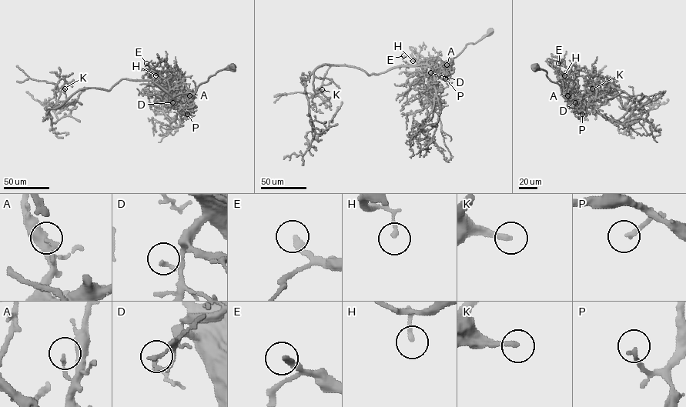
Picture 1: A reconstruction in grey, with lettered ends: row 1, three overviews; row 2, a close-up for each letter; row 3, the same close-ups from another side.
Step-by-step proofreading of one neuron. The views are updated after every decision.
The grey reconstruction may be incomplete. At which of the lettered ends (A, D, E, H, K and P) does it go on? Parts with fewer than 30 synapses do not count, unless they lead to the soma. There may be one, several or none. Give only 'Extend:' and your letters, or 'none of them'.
Extend: K

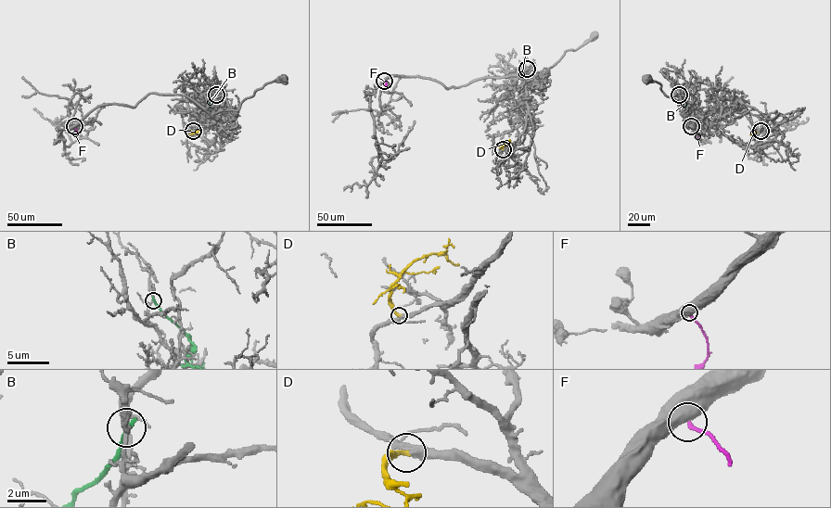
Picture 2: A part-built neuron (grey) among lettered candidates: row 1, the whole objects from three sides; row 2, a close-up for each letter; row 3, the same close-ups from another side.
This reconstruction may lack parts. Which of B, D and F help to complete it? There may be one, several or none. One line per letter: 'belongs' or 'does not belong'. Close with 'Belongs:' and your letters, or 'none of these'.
B: does not belong
D: belongs
F: does not belong
Belongs: D

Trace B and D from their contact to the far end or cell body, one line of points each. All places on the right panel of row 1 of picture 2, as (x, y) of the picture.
B: (679, 95), (689, 111)
D: (760, 131), (749, 134)

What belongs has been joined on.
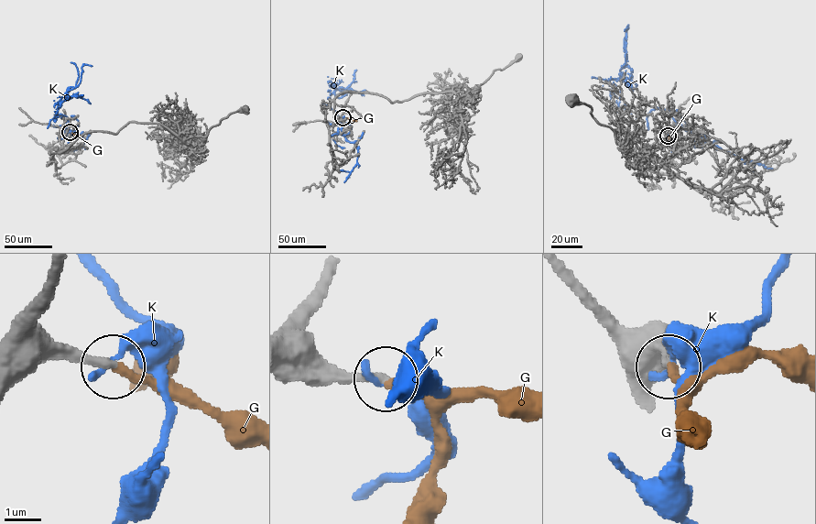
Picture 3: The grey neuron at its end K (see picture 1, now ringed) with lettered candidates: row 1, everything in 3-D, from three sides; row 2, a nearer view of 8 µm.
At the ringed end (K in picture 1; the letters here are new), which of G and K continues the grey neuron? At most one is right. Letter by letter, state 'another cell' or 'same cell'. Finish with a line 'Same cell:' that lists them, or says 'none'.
G: same cell
K: another cell
Same cell: G

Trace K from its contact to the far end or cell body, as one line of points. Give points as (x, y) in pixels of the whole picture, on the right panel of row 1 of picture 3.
K: (669, 136), (679, 124), (669, 111), (657, 107), (637, 116), (620, 100), (624, 30)

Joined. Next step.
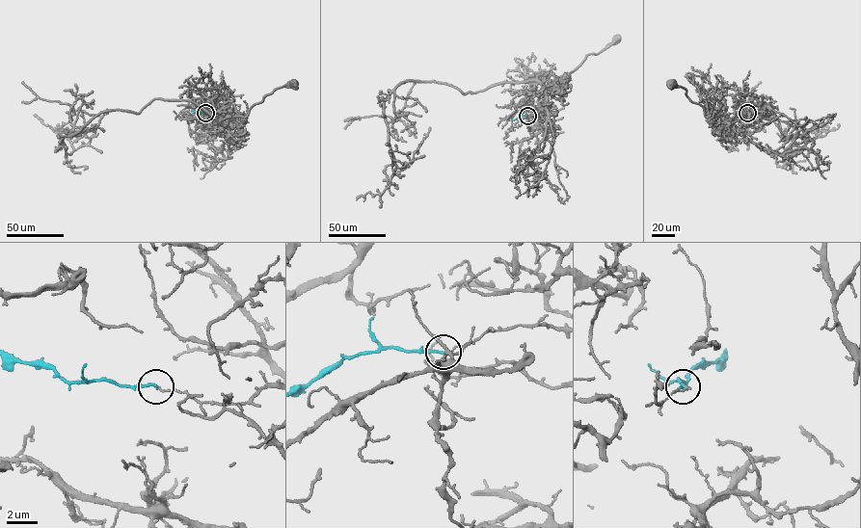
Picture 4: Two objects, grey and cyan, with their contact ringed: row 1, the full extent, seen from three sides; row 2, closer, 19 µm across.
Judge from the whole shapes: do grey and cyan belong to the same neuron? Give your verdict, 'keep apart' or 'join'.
keep apart

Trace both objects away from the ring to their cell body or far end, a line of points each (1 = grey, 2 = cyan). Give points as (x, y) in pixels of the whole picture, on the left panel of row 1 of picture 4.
1: (205, 113), (217, 115), (222, 129), (223, 125), (243, 121), (254, 104), (278, 88), (294, 82)
2: (205, 113), (191, 111)

